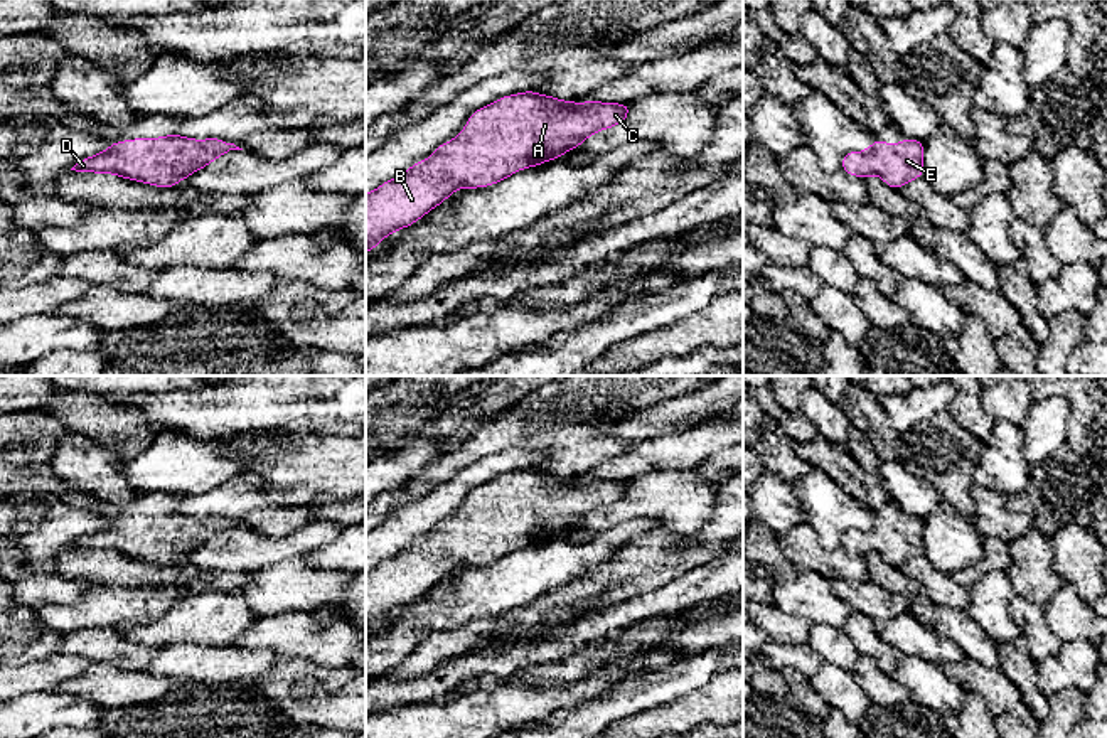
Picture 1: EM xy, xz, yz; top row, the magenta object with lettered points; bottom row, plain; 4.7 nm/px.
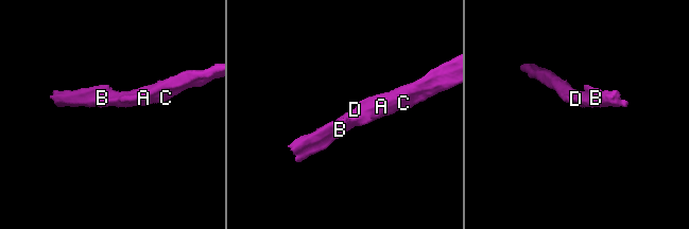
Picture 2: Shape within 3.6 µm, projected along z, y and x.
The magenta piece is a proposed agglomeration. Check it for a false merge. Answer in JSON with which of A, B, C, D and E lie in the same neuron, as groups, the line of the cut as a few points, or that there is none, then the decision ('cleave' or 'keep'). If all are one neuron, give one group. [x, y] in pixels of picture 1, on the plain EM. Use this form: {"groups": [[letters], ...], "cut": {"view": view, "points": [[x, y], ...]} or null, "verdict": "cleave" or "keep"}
{"groups": [["A", "B", "C", "D", "E"]], "cut": null, "verdict": "keep"}

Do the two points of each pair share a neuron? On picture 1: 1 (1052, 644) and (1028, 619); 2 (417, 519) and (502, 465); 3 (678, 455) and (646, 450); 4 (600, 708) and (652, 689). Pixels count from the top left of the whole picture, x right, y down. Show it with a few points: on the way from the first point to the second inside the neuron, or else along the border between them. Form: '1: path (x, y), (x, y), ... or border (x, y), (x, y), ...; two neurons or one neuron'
1: path (1045, 637), (1033, 625); one neuron
2: path (438, 504), (469, 477), (481, 472); one neuron
3: path (669, 454), (654, 454); one neuron
4: path (614, 705), (639, 691); one neuron

